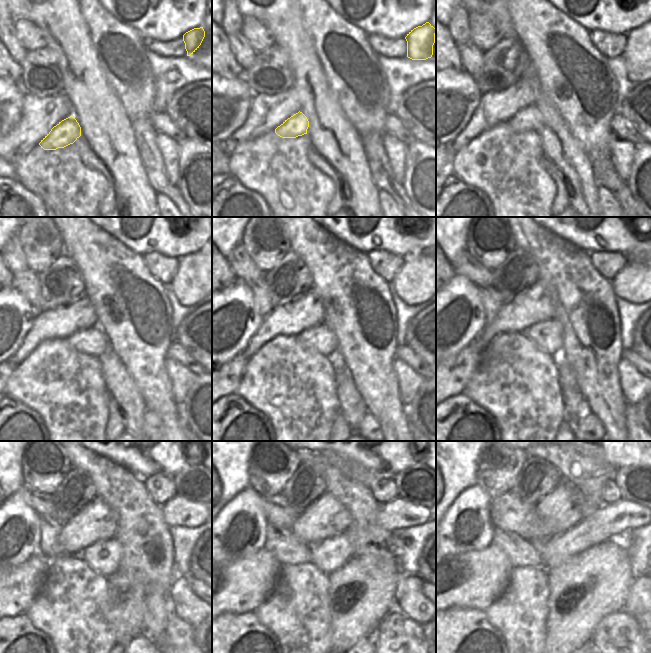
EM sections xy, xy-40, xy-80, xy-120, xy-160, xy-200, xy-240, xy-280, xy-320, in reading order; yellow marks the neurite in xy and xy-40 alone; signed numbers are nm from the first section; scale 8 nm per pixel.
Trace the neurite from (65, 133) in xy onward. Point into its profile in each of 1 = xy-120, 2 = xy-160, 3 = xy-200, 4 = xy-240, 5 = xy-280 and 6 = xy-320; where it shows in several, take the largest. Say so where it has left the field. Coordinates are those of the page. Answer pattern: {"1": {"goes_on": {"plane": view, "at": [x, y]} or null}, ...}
{"1": {"goes_on": {"plane": "xy-120", "at": [93, 341]}}, "2": {"goes_on": {"plane": "xy-160", "at": [321, 338]}}, "3": {"goes_on": {"plane": "xy-200", "at": [548, 336]}}, "4": {"goes_on": {"plane": "xy-240", "at": [104, 556]}}, "5": {"goes_on": {"plane": "xy-280", "at": [330, 554]}}, "6": {"goes_on": {"plane": "xy-320", "at": [614, 520]}}}

